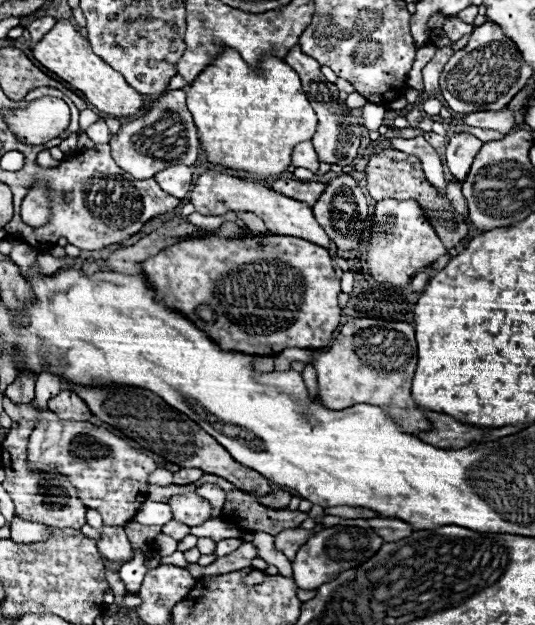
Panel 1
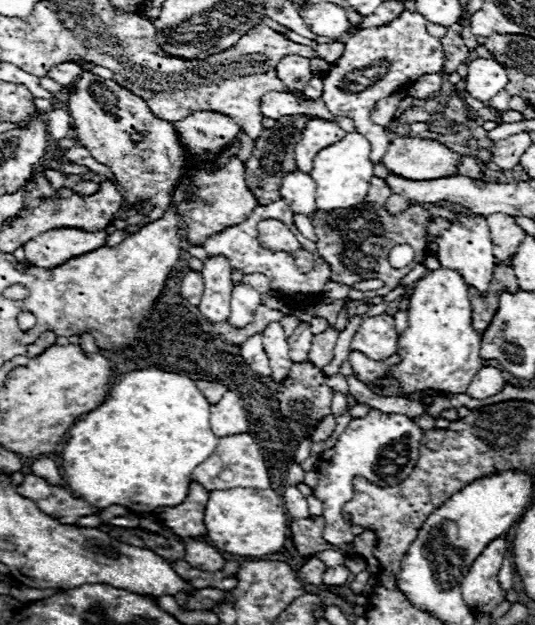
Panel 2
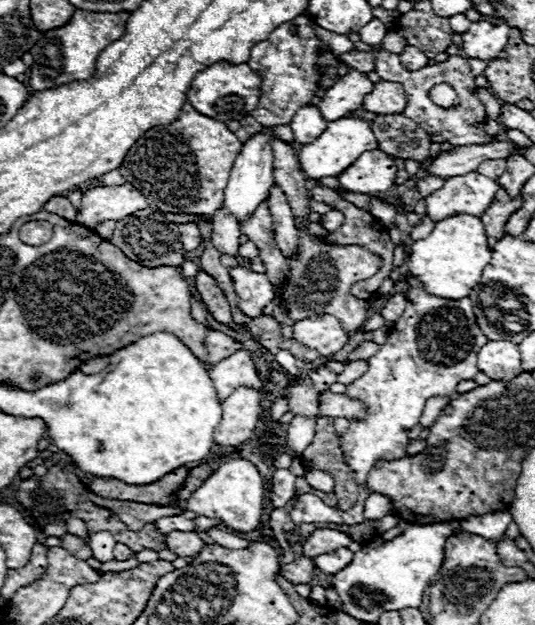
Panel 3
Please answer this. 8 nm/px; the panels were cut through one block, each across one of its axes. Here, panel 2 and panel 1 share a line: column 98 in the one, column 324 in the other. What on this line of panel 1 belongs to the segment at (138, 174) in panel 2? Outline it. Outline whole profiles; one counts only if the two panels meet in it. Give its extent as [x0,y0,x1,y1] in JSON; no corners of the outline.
[284,44,362,166]

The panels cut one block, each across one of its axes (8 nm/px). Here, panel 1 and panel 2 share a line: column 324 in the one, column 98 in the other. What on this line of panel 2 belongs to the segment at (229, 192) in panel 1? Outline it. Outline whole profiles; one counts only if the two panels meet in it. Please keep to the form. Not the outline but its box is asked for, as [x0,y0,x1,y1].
[24,228,106,268]

